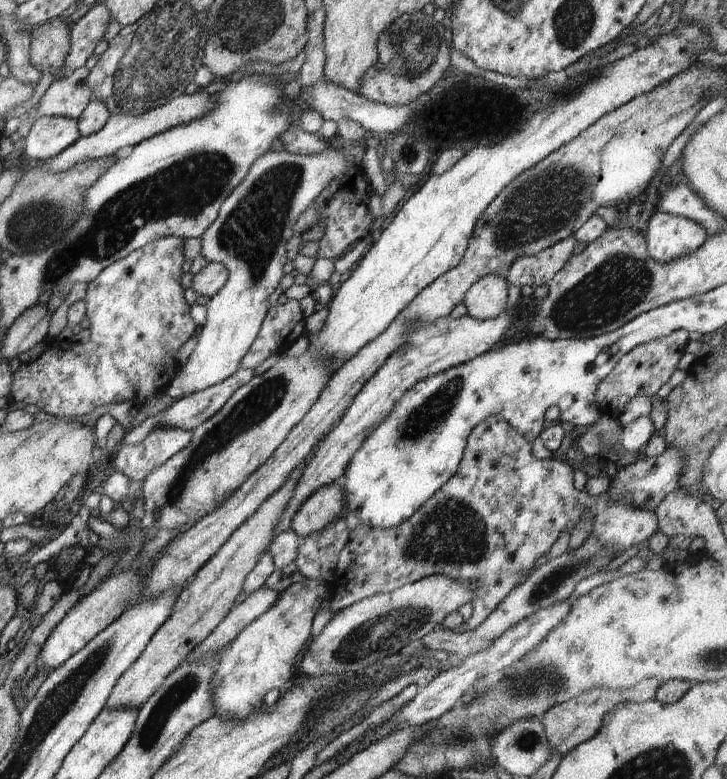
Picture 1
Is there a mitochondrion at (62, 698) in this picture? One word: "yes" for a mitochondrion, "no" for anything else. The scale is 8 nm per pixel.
yes

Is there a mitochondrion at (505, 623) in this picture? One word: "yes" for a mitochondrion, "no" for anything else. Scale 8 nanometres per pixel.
no

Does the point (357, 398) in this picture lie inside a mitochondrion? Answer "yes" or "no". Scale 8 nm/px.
no

